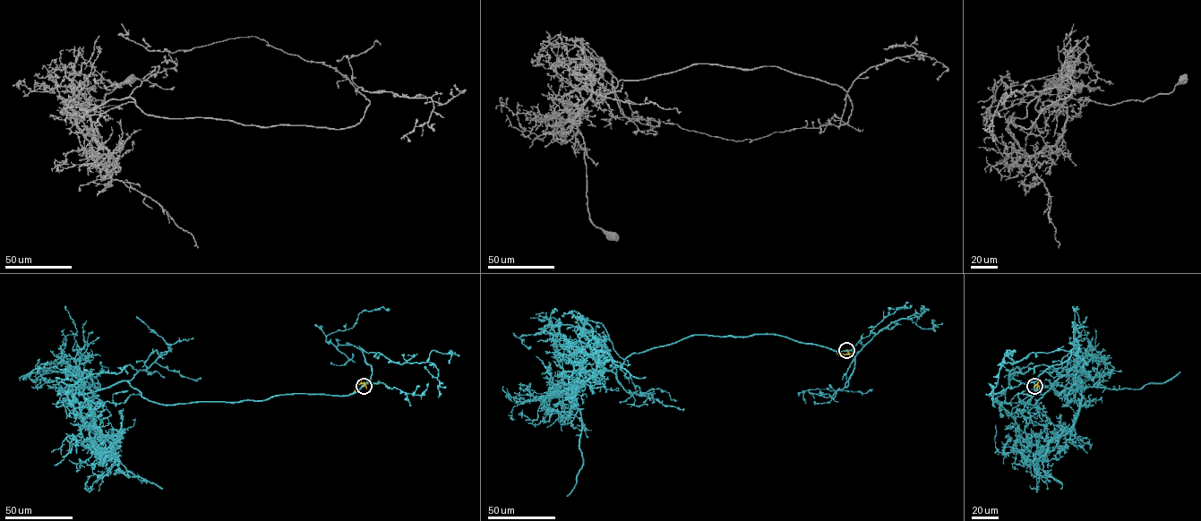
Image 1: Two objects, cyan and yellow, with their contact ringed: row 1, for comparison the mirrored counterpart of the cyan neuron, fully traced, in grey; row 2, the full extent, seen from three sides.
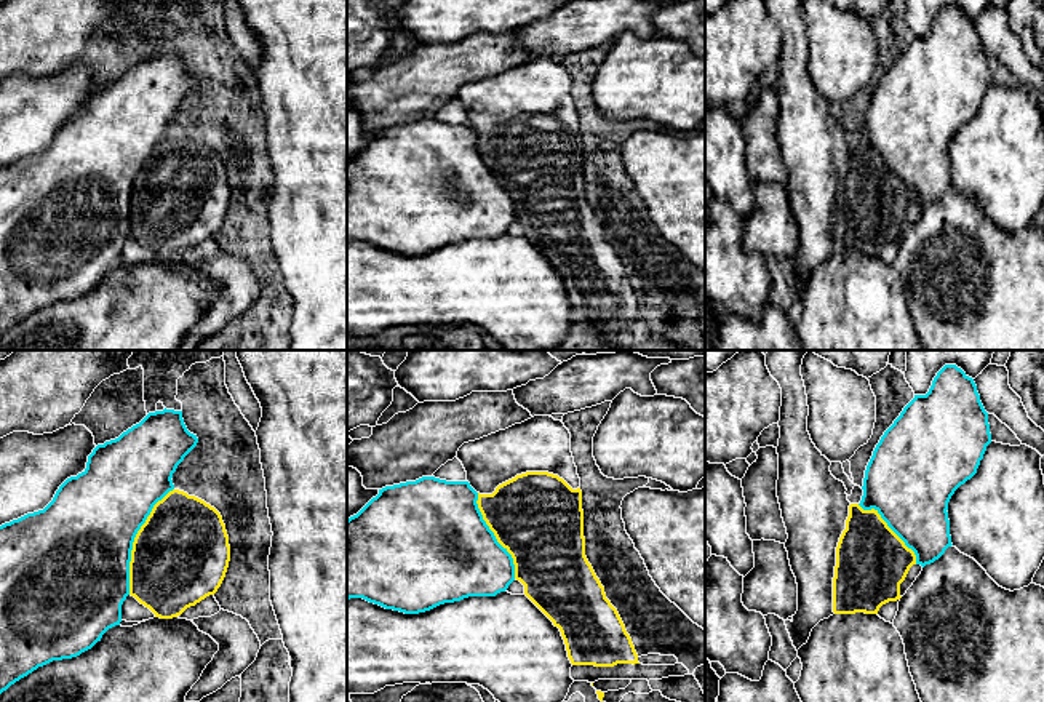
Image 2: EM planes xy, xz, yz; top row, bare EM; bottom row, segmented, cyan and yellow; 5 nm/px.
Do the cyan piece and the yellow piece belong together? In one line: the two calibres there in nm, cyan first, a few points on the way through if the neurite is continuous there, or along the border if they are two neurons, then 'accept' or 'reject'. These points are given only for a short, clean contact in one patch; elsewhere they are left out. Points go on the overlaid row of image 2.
500/480 nm | reject

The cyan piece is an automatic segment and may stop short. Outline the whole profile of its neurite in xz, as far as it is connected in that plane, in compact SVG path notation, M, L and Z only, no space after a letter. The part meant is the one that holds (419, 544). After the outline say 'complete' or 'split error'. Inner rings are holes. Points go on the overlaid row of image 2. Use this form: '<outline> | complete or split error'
M422 477L416 481L406 481L379 489L357 515L347 520L347 600L363 598L369 603L379 604L385 609L400 611L404 614L419 614L430 611L444 603L460 601L468 596L496 596L505 592L515 580L515 564L512 555L504 548L494 532L489 529L478 509L478 493L468 481L446 481L435 477Z | complete

